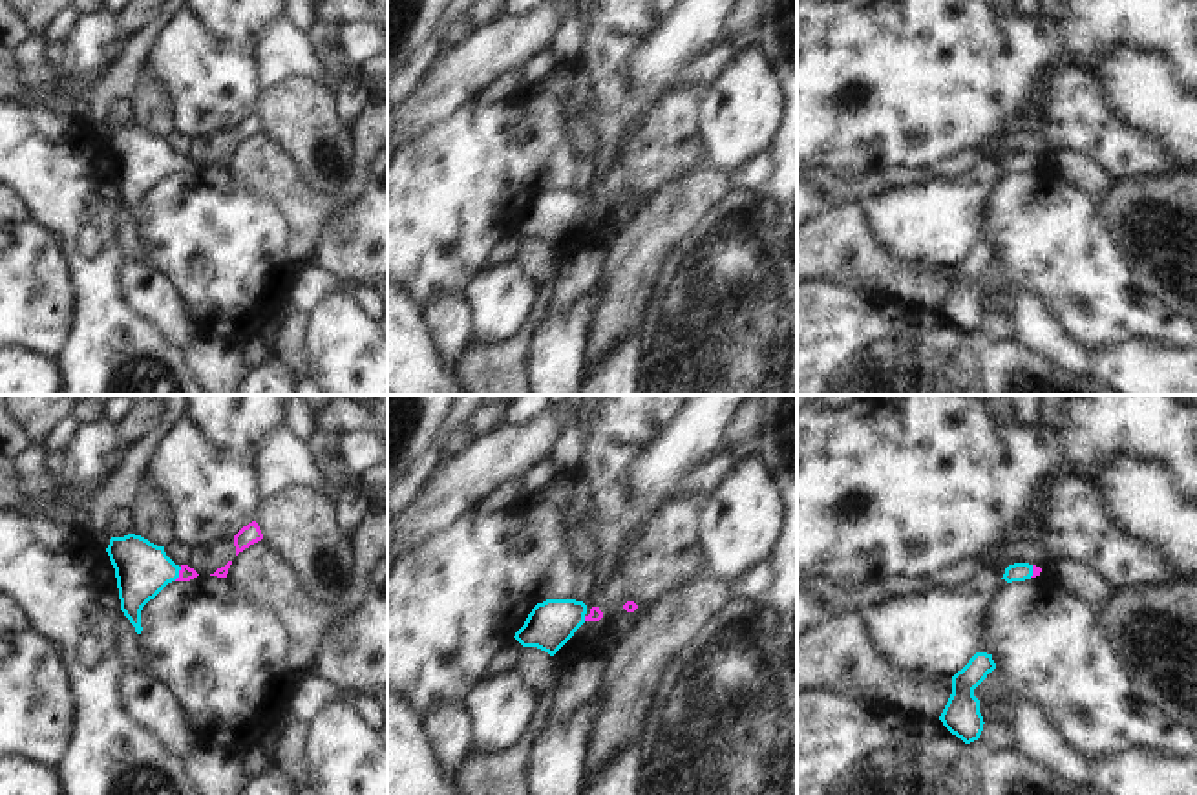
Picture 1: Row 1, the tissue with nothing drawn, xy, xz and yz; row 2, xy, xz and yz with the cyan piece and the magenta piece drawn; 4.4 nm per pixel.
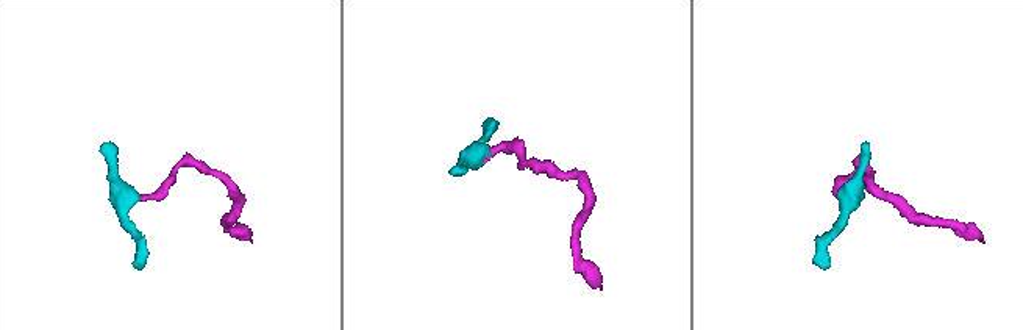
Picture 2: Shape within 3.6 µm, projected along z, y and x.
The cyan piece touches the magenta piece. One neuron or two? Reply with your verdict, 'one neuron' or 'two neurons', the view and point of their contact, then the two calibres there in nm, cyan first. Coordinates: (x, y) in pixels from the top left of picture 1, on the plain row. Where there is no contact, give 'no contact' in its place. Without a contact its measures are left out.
one neuron; contact xy (178, 165); calibres 240 and 60 nm

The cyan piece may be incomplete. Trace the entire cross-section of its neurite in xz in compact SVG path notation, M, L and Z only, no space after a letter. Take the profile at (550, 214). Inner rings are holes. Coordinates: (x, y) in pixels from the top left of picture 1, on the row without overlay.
M546 190L532 199L514 228L523 238L537 238L554 247L585 212L601 208L599 197L588 201L583 192Z

